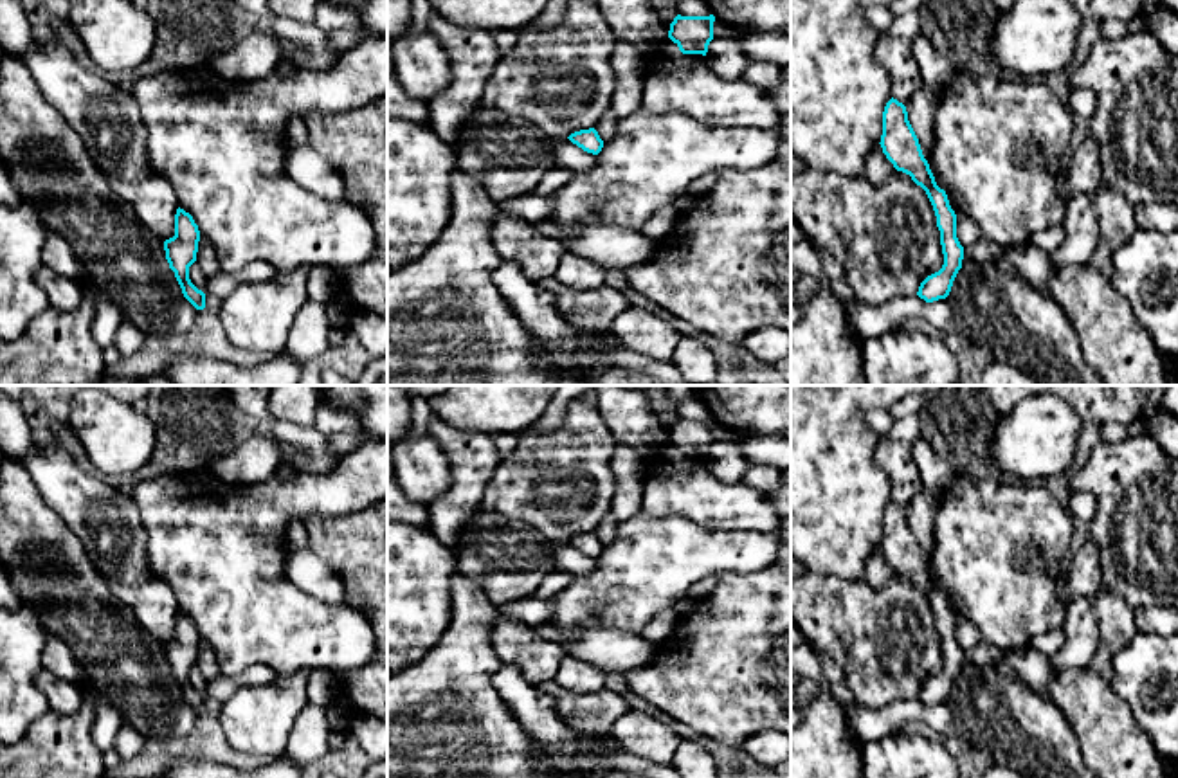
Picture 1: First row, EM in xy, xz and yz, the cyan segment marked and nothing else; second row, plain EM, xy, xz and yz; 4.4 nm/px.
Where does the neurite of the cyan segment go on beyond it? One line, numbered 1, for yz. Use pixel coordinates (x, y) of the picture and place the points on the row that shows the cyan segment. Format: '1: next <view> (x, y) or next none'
1: next none

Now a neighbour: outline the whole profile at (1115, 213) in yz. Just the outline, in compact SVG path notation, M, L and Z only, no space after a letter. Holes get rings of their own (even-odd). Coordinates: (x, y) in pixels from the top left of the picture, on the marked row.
M1101 184L1093 196L1093 209L1099 220L1099 240L1092 265L1110 279L1111 254L1138 229L1135 205L1120 191Z

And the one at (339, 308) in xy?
M340 292L335 299L331 299L326 304L326 312L328 312L328 319L331 321L331 324L348 324L349 315L353 313L353 304L346 297L346 294Z

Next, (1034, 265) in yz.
M1030 241L1005 250L1010 268L1041 294L1048 294L1048 277L1054 268L1050 254Z

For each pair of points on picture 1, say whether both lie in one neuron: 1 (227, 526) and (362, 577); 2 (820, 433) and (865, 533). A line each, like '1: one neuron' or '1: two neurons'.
1: two neurons
2: one neuron

